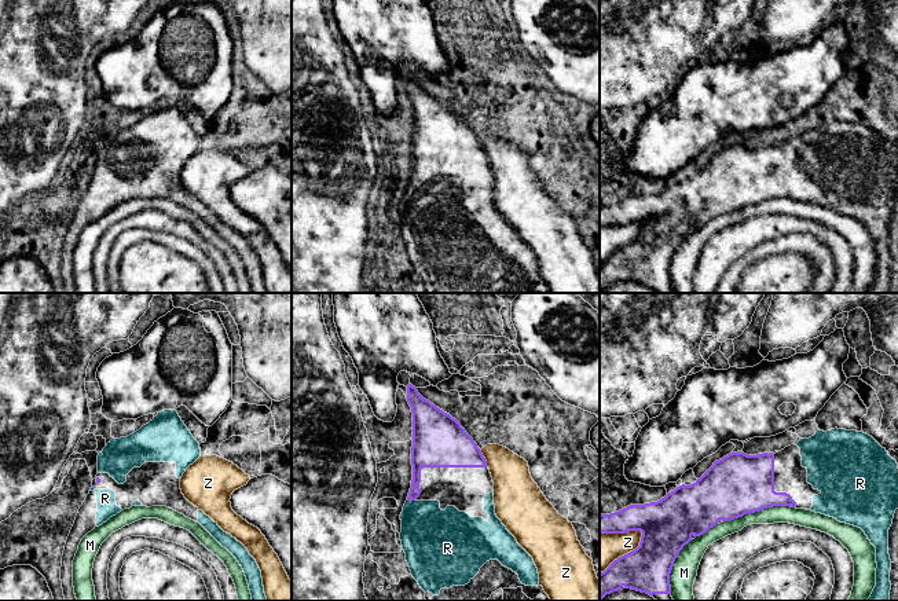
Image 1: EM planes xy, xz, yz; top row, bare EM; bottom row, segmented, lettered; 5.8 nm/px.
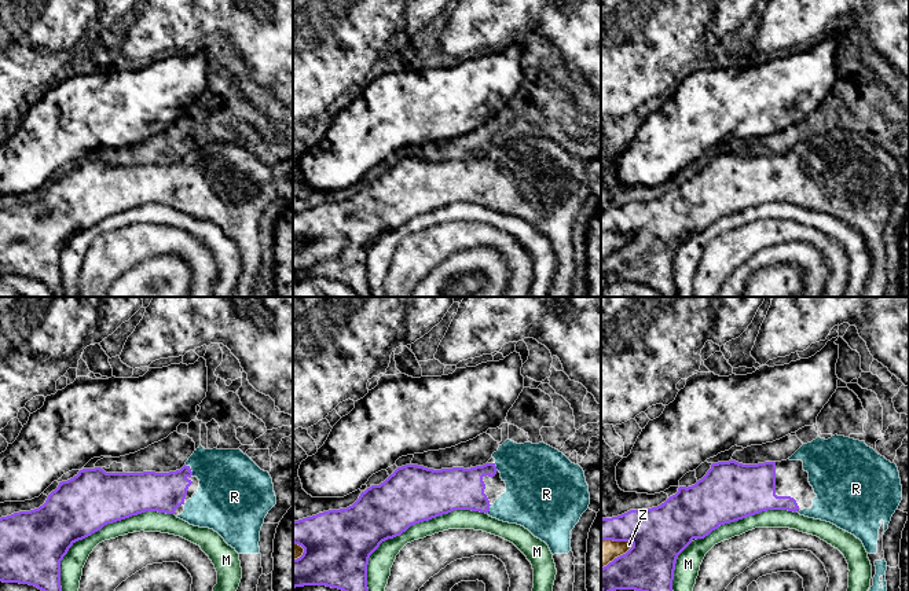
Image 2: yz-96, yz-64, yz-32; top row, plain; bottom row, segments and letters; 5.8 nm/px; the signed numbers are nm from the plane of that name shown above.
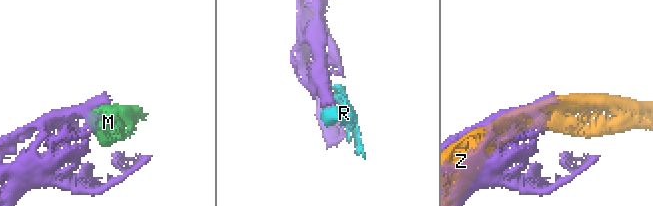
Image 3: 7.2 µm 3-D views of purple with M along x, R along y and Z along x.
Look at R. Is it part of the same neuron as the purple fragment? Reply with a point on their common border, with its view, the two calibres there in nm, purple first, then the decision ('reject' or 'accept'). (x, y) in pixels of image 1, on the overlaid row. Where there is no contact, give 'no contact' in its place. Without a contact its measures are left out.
meets purple in xz at (411, 499); 110 nm thick on the purple side, 340 nm on the other; accept

